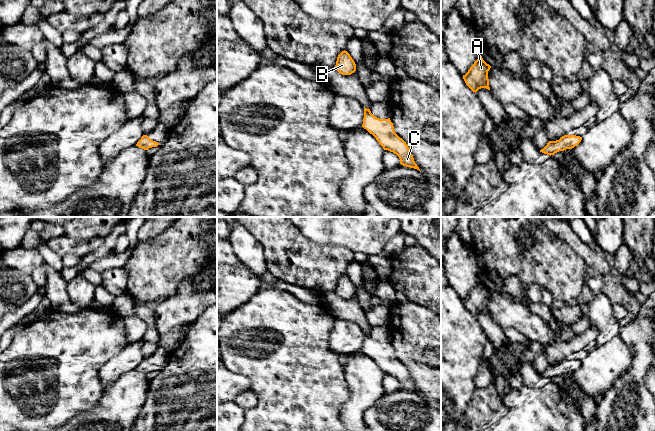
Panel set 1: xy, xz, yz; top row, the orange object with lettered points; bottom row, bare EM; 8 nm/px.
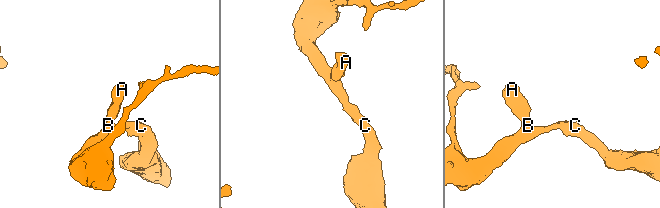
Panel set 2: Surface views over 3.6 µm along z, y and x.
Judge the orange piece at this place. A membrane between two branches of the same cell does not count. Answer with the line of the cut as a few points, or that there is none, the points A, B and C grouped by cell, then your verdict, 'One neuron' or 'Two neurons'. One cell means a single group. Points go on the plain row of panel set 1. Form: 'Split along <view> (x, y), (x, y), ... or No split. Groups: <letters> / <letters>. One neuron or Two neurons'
No split. Groups: A B C. One neuron

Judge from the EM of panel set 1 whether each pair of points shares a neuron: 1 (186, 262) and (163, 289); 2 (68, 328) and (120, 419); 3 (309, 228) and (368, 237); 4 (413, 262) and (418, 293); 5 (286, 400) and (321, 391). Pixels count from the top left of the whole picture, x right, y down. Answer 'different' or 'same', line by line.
1: same
2: different
3: same
4: same
5: same

